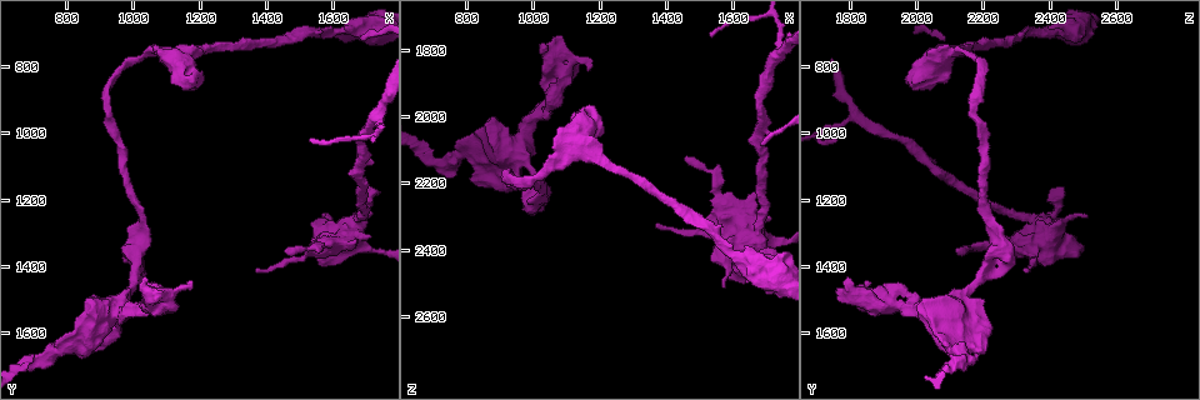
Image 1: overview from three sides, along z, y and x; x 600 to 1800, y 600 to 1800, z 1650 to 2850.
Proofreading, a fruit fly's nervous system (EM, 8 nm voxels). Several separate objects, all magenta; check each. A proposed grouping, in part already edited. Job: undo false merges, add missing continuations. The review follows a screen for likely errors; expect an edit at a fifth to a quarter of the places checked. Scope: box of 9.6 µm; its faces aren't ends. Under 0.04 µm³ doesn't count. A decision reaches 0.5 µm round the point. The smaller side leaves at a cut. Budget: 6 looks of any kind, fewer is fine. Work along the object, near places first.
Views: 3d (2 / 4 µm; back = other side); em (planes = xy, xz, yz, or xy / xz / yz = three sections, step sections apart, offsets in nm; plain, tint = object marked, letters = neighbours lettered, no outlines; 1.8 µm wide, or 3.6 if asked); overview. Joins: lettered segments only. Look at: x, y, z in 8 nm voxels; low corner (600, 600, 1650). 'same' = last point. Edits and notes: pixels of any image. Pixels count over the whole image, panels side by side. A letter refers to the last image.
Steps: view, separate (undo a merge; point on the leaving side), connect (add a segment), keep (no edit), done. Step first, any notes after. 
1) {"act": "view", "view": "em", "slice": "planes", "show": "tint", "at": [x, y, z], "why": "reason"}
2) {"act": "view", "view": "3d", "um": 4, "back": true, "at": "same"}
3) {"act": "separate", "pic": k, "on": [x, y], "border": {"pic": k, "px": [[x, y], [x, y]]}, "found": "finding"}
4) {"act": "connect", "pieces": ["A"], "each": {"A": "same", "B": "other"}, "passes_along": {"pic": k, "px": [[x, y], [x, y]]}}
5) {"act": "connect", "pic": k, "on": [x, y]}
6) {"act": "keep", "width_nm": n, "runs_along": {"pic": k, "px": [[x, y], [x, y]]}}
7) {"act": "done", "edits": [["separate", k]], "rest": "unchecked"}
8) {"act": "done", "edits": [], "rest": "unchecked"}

{"act": "view", "view": "3d", "um": 4, "back": true, "at": [1570, 1260, 2520], "why": "tapers out"}

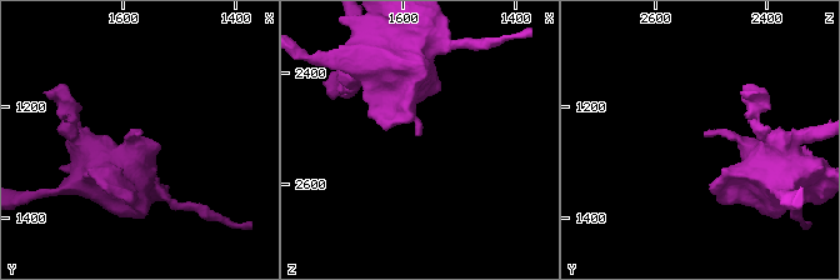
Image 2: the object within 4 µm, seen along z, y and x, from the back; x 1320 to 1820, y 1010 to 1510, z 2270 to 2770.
{"act": "view", "view": "em", "slice": "xz", "step": 8, "show": "tint", "at": [1570, 1250, 2515], "why": "shape alone is not enough"}

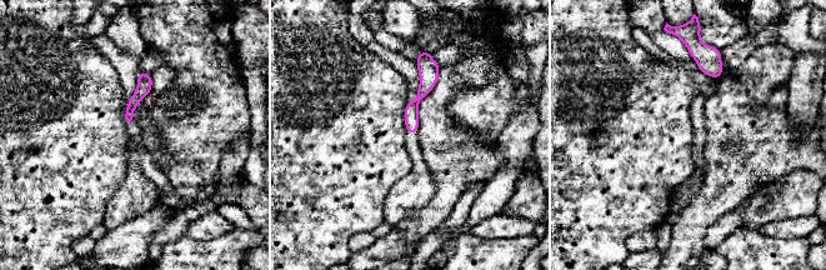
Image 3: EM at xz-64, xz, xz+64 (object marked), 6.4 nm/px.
{"act": "view", "view": "em", "slice": "yz", "step": 8, "show": "letters", "at": "same"}

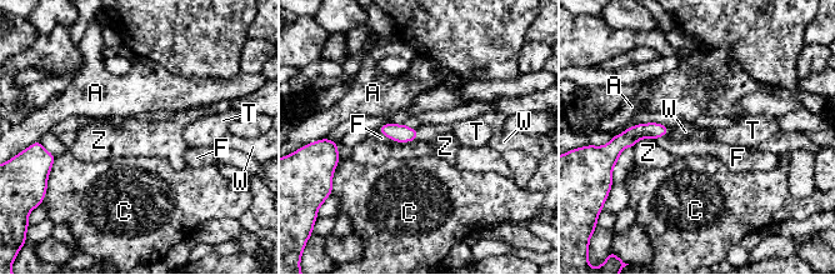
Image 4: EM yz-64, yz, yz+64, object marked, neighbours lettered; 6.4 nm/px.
{"act": "connect", "pieces": ["T"], "each": {"A": "other", "C": "other", "F": "other", "T": "same", "W": "other", "Z": "other"}, "passes_along": {"pic": 4, "px": [[401, 133], [416, 134], [428, 133]]}, "found": "the neuron continues"}

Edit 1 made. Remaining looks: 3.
{"act": "view", "view": "3d", "um": 4, "at": [1040, 1470, 1940], "why": "branch stops here"}

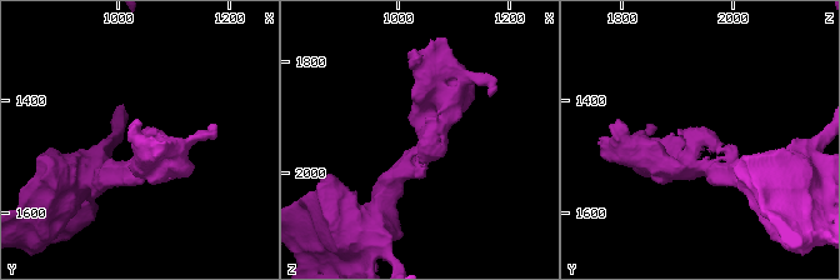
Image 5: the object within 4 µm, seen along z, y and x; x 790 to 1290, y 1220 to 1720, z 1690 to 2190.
{"act": "view", "view": "em", "slice": "xz", "step": 16, "show": "letters", "at": [1040, 1465, 1950], "arm_widths_nm": [280, 300]}

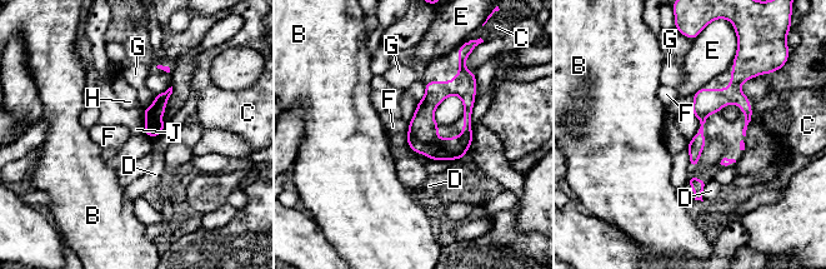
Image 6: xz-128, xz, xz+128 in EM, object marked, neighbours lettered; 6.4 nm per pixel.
{"act": "keep", "each": {"B": "other", "C": "other", "D": "other", "E": "other", "F": "other", "G": "other", "H": "other", "J": "other"}, "runs_along": {"pic": 6, "px": [[735, 73], [702, 114], [692, 164]]}, "found": "no lettered segment goes on from it"}

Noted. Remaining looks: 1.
{"act": "view", "view": "em", "slice": "xz", "step": 8, "show": "letters", "at": [680, 1680, 2130], "why": "calibre changes"}

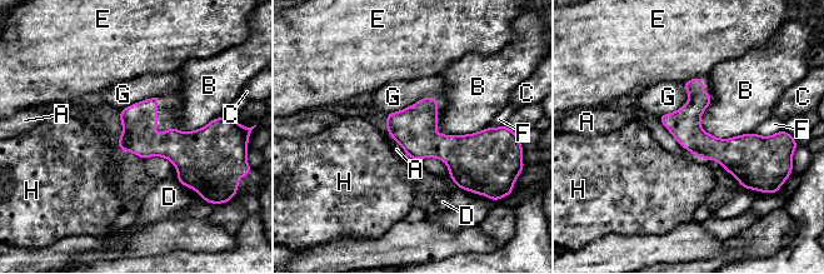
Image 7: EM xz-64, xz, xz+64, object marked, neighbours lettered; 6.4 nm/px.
{"act": "keep", "width_nm": 200, "each": {"A": "other", "B": "other", "C": "other", "D": "other", "E": "other", "F": "other", "G": "other", "H": "other"}, "found": "one neuron here"}

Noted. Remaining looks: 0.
{"act": "done", "edits": [["connect", 4]], "rest": "unchecked"}

